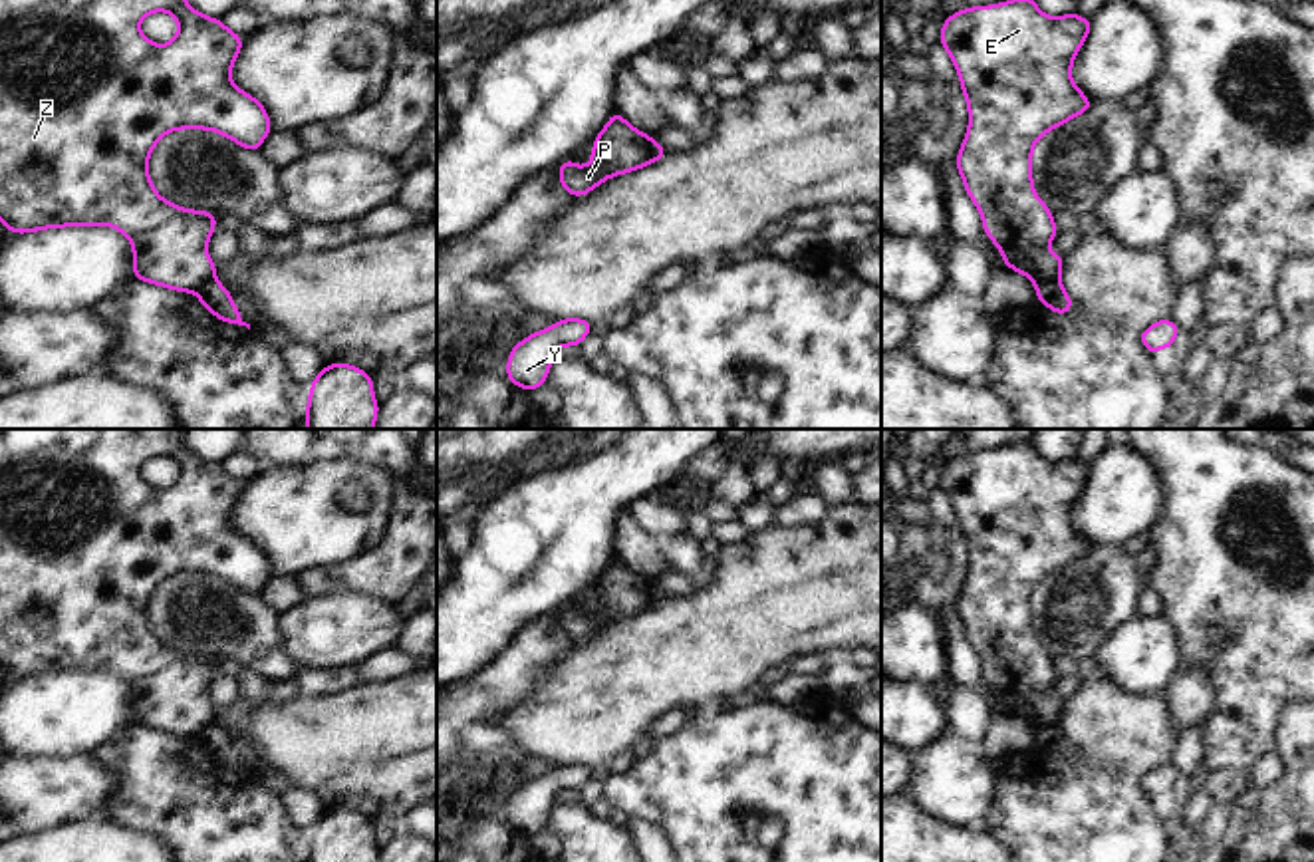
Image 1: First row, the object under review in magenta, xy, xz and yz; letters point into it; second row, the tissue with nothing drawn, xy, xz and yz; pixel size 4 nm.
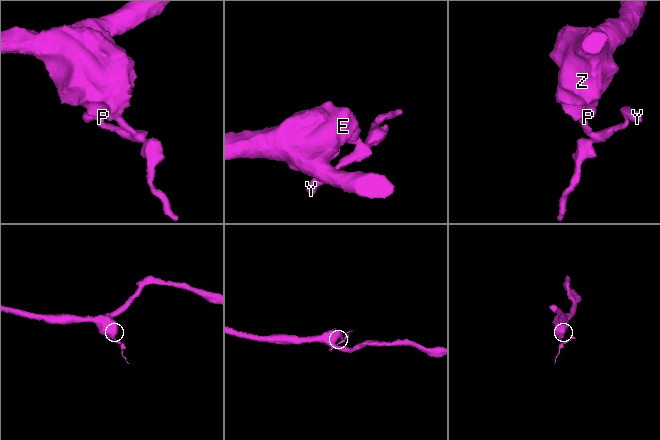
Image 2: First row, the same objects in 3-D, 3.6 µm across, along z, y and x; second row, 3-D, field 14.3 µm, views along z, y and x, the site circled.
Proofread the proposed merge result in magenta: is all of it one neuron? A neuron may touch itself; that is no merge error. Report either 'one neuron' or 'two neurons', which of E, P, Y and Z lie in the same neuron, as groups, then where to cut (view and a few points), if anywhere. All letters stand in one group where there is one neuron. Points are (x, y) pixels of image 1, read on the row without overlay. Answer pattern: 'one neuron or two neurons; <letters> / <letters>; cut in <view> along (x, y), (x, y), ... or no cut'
two neurons; E P Z / Y; cut in yz along (1056, 725), (1043, 725), (1037, 731)

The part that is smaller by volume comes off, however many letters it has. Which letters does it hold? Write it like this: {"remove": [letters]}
{"remove": ["Y"]}

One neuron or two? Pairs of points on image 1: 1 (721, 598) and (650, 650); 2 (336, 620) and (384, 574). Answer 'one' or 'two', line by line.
1: one
2: two

